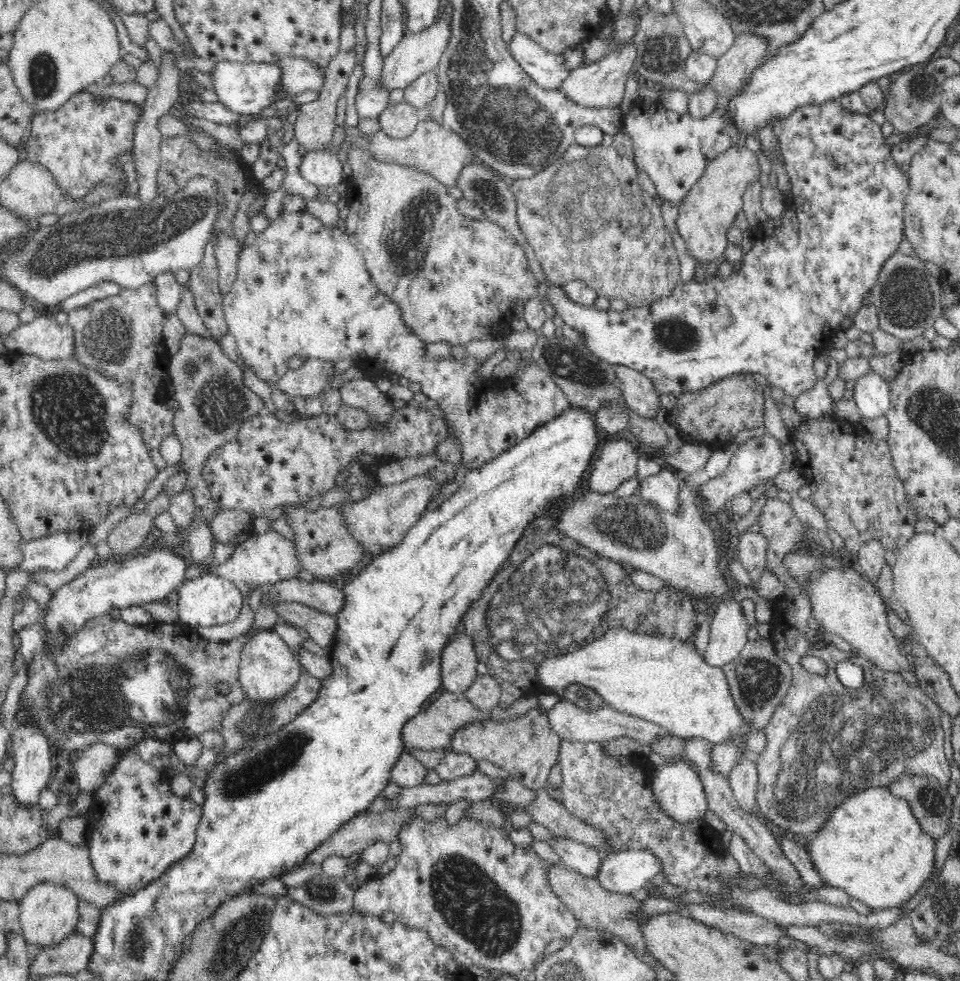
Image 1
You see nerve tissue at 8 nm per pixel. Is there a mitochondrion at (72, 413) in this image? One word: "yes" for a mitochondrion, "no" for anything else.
yes

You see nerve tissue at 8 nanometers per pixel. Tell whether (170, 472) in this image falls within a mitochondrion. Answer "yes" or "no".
no

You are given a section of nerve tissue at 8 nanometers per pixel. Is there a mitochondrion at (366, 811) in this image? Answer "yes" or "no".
no

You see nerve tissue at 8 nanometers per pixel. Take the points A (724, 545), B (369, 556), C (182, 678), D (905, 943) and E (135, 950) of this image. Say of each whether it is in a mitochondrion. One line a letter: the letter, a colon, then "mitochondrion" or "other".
A: other
B: other
C: mitochondrion
D: other
E: mitochondrion

